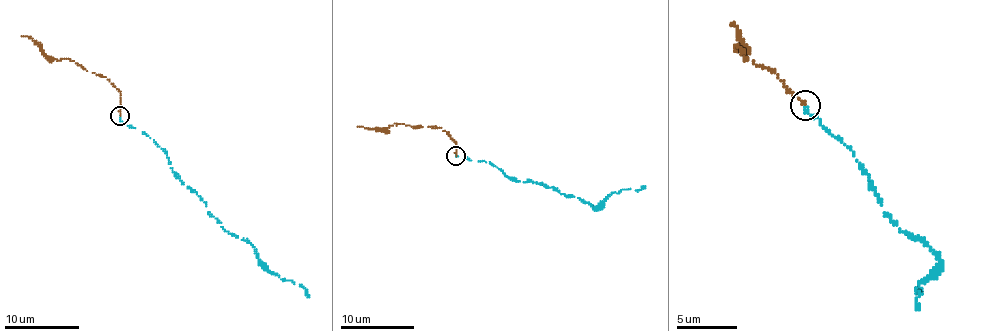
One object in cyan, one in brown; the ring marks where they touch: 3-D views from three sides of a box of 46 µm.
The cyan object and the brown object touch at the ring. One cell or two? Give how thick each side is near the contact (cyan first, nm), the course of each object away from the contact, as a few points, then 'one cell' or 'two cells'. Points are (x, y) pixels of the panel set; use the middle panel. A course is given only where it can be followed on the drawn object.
200/160 nm | cyan via (456, 155), (490, 162), (516, 181), (536, 182), (553, 187), (561, 194), (596, 209), (613, 192), (645, 188) | brown via (456, 155), (456, 143), (441, 127), (413, 128), (394, 123), (368, 129), (357, 126) | one cell

